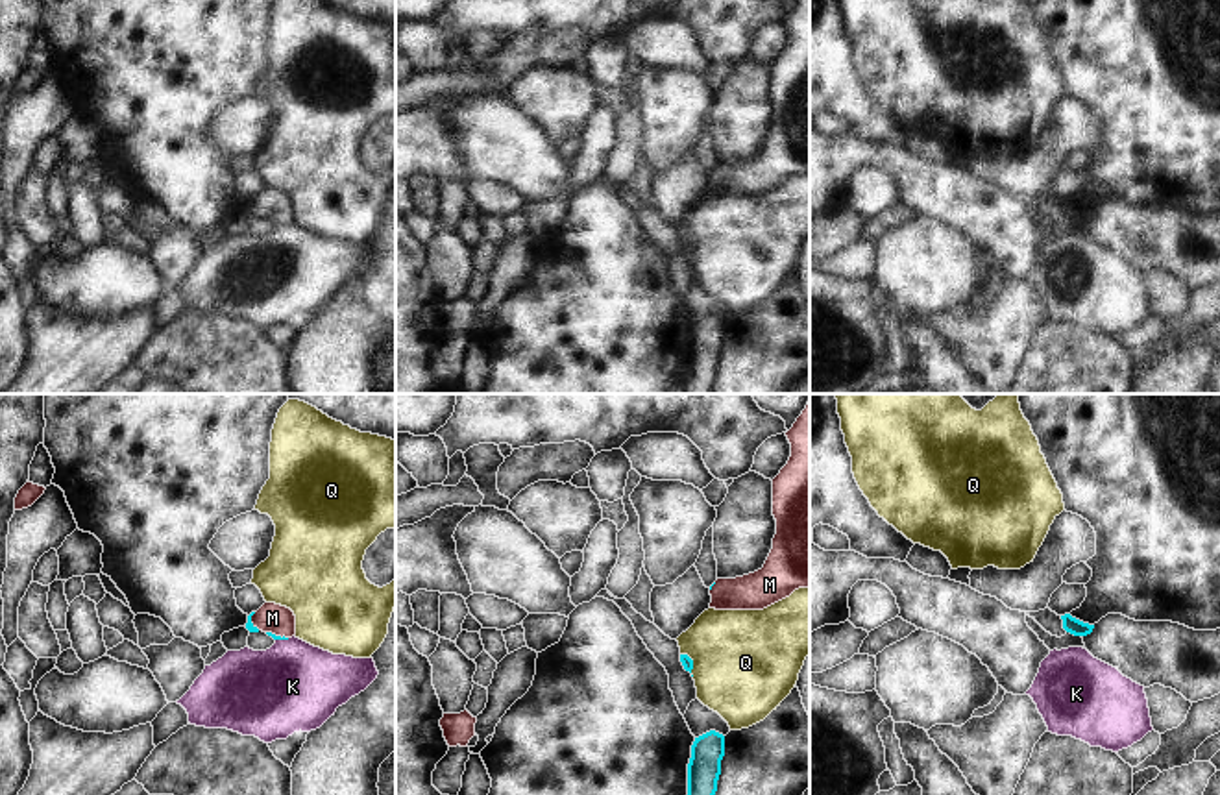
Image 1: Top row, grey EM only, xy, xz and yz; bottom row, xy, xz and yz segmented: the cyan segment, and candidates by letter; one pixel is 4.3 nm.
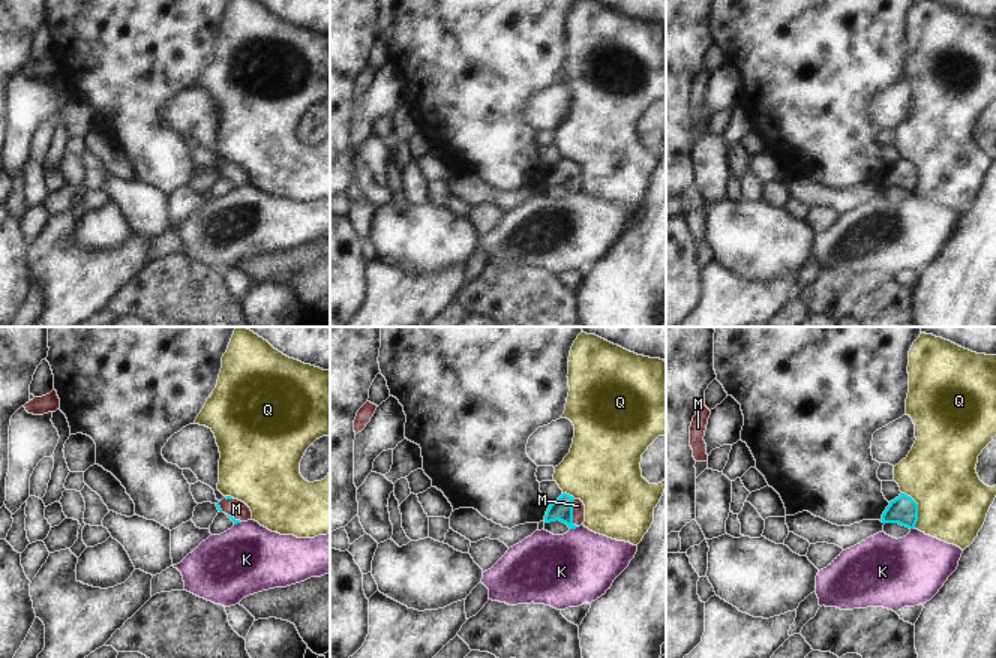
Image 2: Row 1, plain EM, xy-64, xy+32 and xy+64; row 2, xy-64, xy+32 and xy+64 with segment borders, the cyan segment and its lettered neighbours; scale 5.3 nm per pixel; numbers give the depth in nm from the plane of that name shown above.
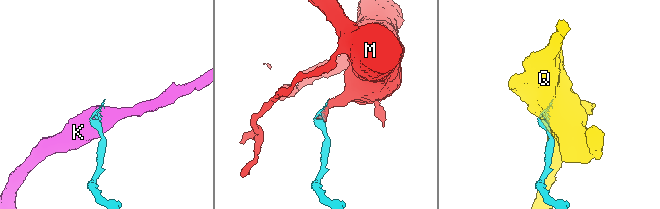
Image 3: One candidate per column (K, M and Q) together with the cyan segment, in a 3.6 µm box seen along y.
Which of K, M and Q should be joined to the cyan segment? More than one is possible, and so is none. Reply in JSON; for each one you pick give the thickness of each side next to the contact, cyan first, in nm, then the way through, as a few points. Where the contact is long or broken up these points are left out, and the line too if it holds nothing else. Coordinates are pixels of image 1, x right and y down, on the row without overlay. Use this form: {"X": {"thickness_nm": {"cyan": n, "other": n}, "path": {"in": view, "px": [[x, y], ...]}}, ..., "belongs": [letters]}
{"M": {"thickness_nm": {"cyan": 20, "other": 130}, "path": {"in": "xy", "px": [[274, 222], [278, 222], [278, 209], [272, 204]]}}, "belongs": ["M"]}

